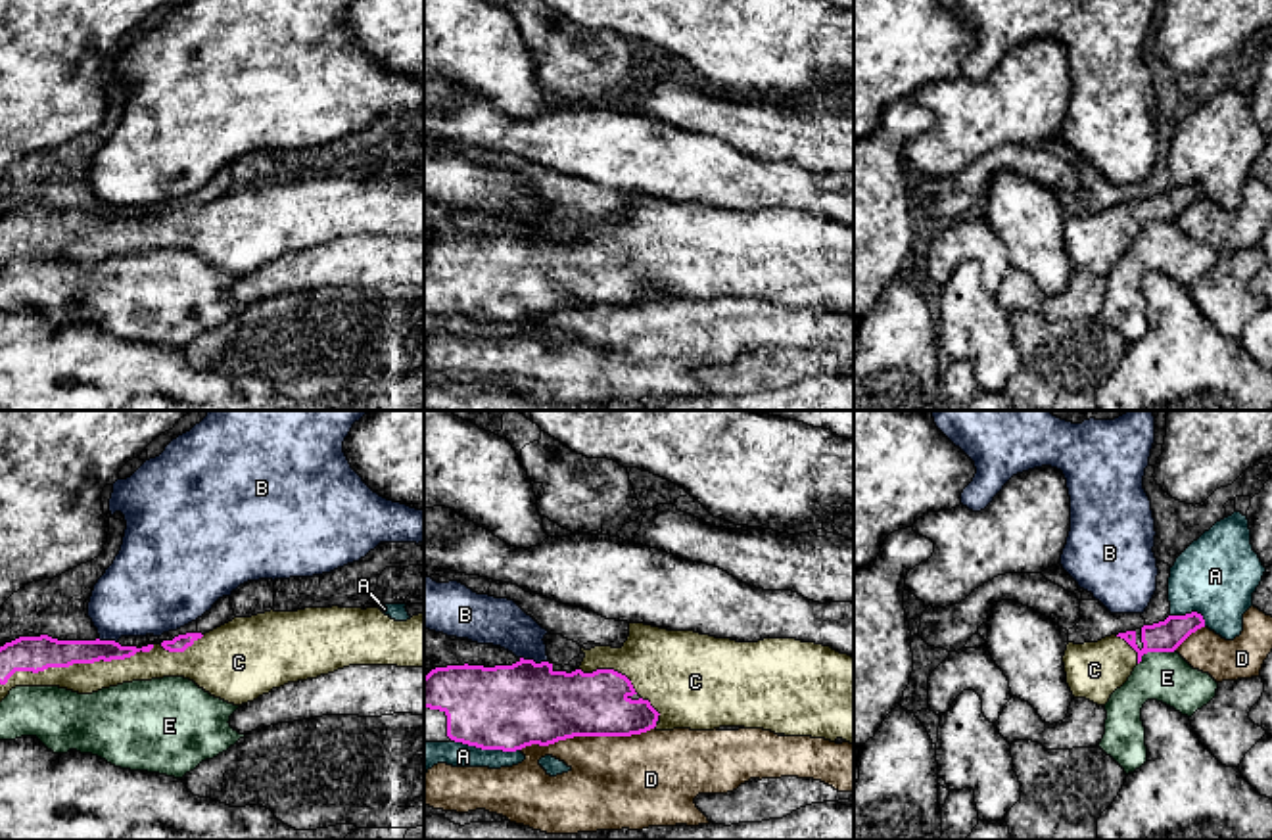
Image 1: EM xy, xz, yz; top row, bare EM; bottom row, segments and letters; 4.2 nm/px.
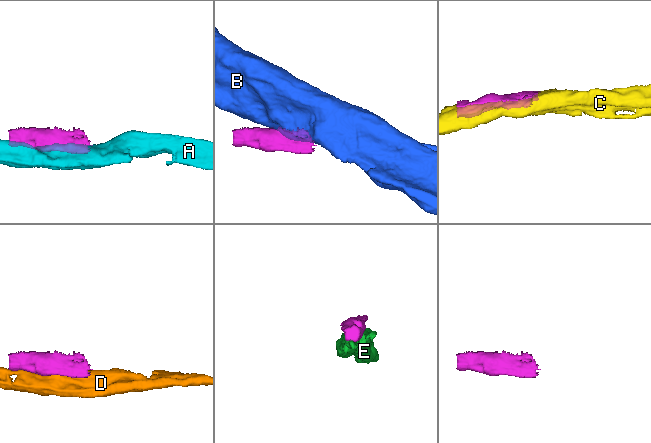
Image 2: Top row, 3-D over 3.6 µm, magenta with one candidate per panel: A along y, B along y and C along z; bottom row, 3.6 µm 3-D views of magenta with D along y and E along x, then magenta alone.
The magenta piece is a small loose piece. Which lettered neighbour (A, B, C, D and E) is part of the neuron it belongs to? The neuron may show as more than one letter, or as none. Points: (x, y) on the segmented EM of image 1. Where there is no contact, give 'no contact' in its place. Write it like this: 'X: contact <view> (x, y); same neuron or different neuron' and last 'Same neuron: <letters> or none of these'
A: contact xz (486, 748); different neuron
B: contact xz (532, 660); different neuron
C: contact xy (77, 662); same neuron
D: contact xz (586, 735); different neuron
E: contact yz (1154, 651); different neuron
Same neuron: C

